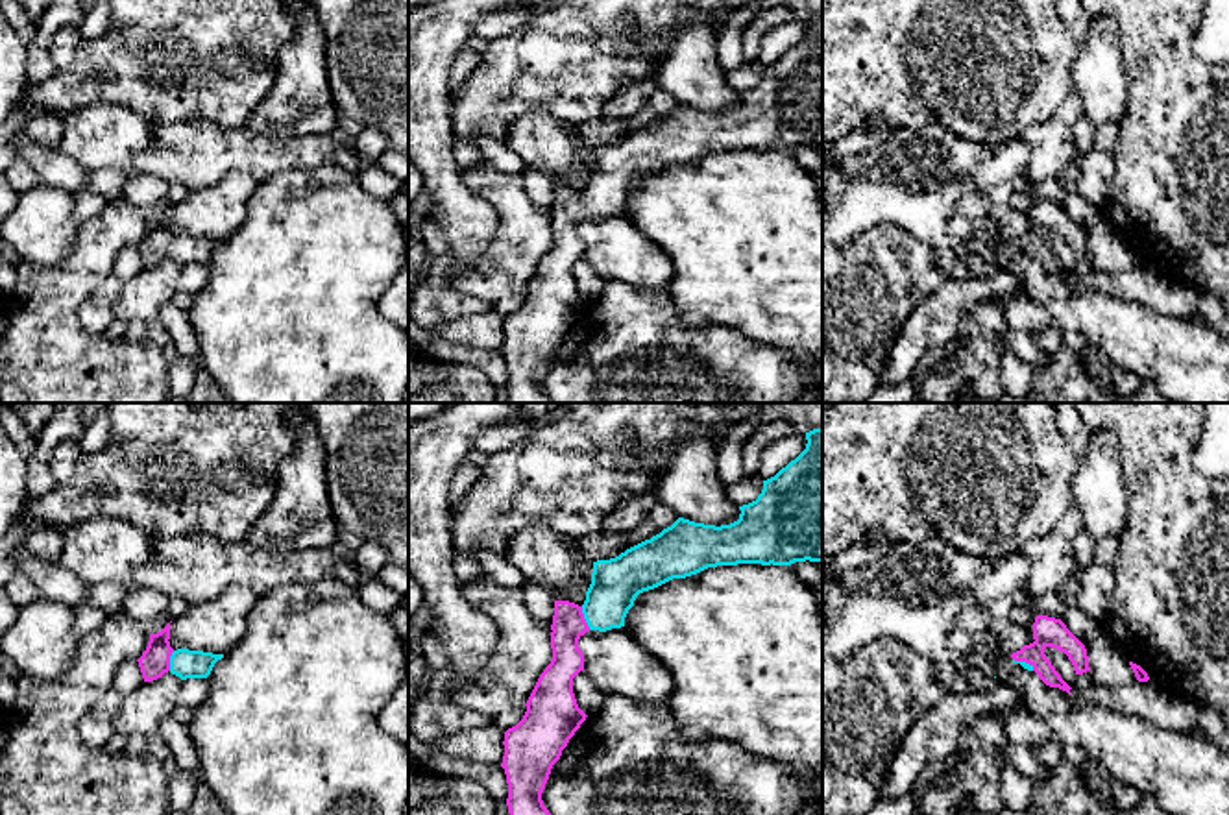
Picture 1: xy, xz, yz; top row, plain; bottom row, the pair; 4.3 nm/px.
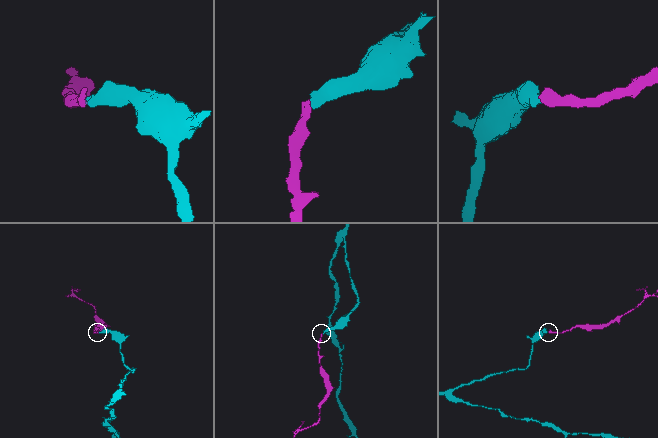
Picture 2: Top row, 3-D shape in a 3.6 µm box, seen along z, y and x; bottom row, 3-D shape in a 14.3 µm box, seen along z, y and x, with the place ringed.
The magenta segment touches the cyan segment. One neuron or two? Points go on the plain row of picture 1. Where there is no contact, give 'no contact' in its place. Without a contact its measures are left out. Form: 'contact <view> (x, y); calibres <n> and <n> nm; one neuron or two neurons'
contact xz (583, 204); calibres 140 and 220 nm; one neuron

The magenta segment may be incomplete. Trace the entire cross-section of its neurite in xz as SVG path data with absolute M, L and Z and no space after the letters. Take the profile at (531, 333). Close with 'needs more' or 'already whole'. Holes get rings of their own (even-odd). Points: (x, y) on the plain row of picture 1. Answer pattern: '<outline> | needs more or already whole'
M822 13L806 18L806 35L763 67L756 87L739 92L739 105L730 111L704 111L678 103L660 120L645 126L615 144L593 148L591 170L582 192L554 187L551 211L553 246L540 261L523 305L505 318L501 353L508 370L510 403L553 403L543 392L541 379L553 351L560 346L569 325L586 307L573 279L573 264L584 257L578 225L590 218L625 213L625 203L639 179L654 176L673 164L686 164L708 153L761 150L791 152L795 148L822 148Z | needs more

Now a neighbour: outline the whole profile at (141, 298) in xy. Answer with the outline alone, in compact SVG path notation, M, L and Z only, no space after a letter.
M164 259L161 264L144 268L139 275L124 281L116 296L113 312L122 322L150 322L159 316L164 303L170 303L177 292L181 264Z

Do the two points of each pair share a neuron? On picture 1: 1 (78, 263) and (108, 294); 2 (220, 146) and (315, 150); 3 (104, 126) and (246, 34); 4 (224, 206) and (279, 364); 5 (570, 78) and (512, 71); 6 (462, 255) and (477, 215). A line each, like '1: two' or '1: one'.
1: two
2: one
3: two
4: two
5: one
6: one

